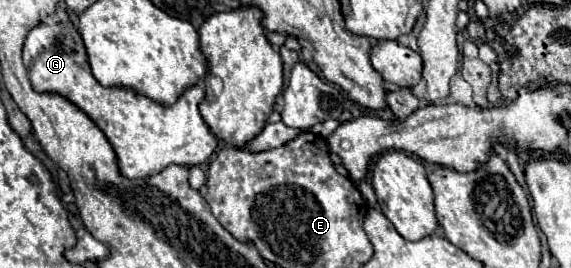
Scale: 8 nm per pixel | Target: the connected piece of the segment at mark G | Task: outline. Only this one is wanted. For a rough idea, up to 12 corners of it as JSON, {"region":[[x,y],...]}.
{"region":[[39,23],[23,63],[109,139],[127,179],[201,165],[219,139],[203,83],[173,107],[103,87],[81,33]]}

